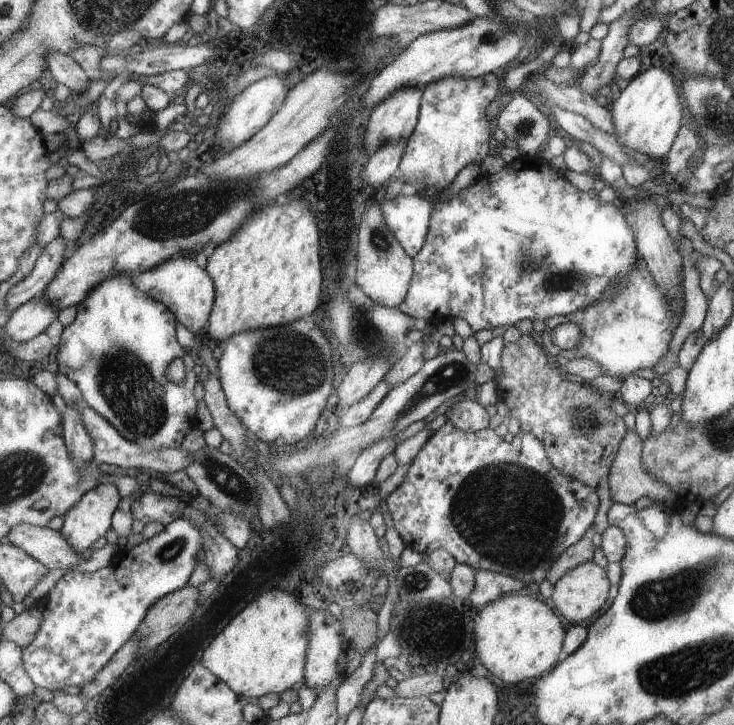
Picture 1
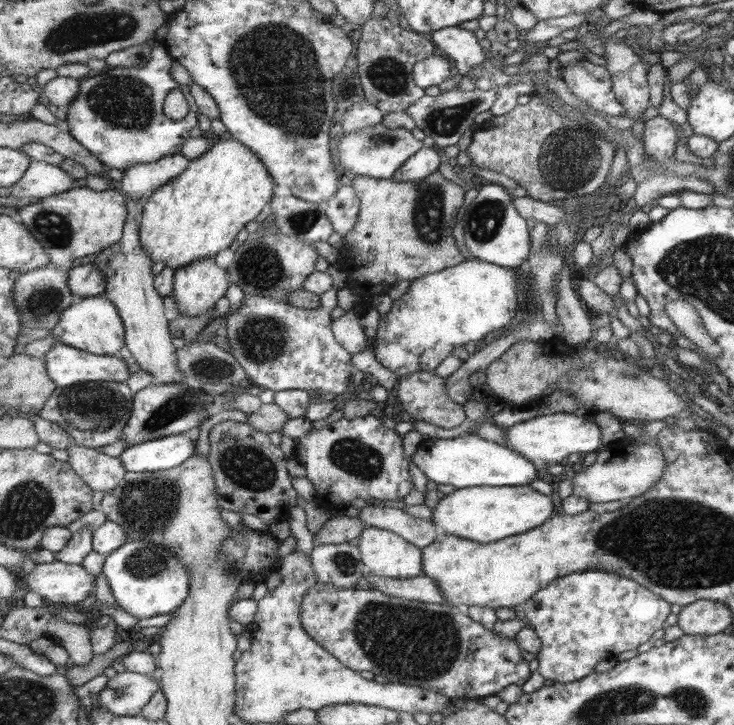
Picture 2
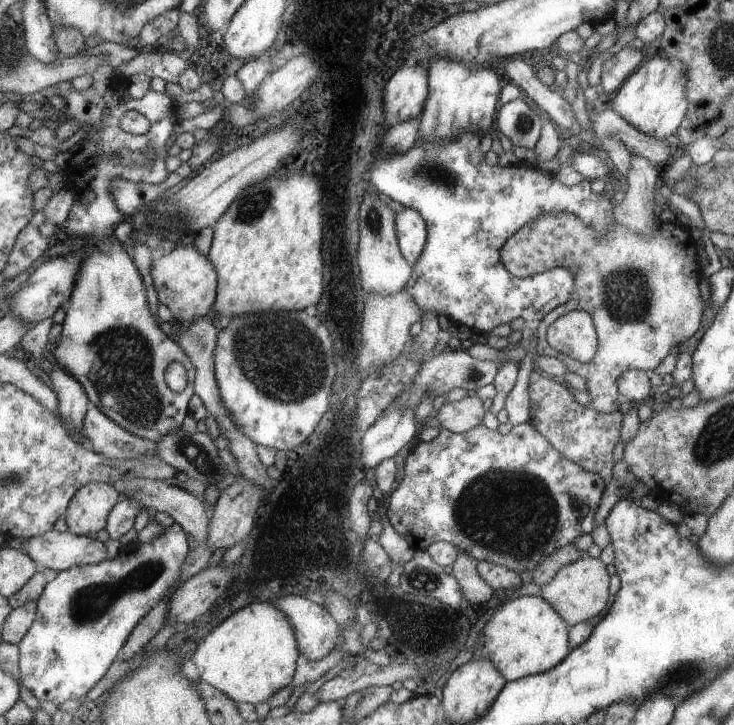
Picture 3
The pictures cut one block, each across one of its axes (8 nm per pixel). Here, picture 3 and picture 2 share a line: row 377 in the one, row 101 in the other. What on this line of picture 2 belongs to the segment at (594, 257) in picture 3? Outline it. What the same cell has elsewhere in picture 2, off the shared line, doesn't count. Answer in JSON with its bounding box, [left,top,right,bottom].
[561,57,627,116]

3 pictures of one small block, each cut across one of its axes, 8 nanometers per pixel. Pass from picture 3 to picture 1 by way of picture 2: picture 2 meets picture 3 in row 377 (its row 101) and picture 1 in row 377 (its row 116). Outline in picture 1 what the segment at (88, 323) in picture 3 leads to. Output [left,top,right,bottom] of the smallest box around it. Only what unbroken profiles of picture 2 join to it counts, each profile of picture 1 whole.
[53,275,198,451]

